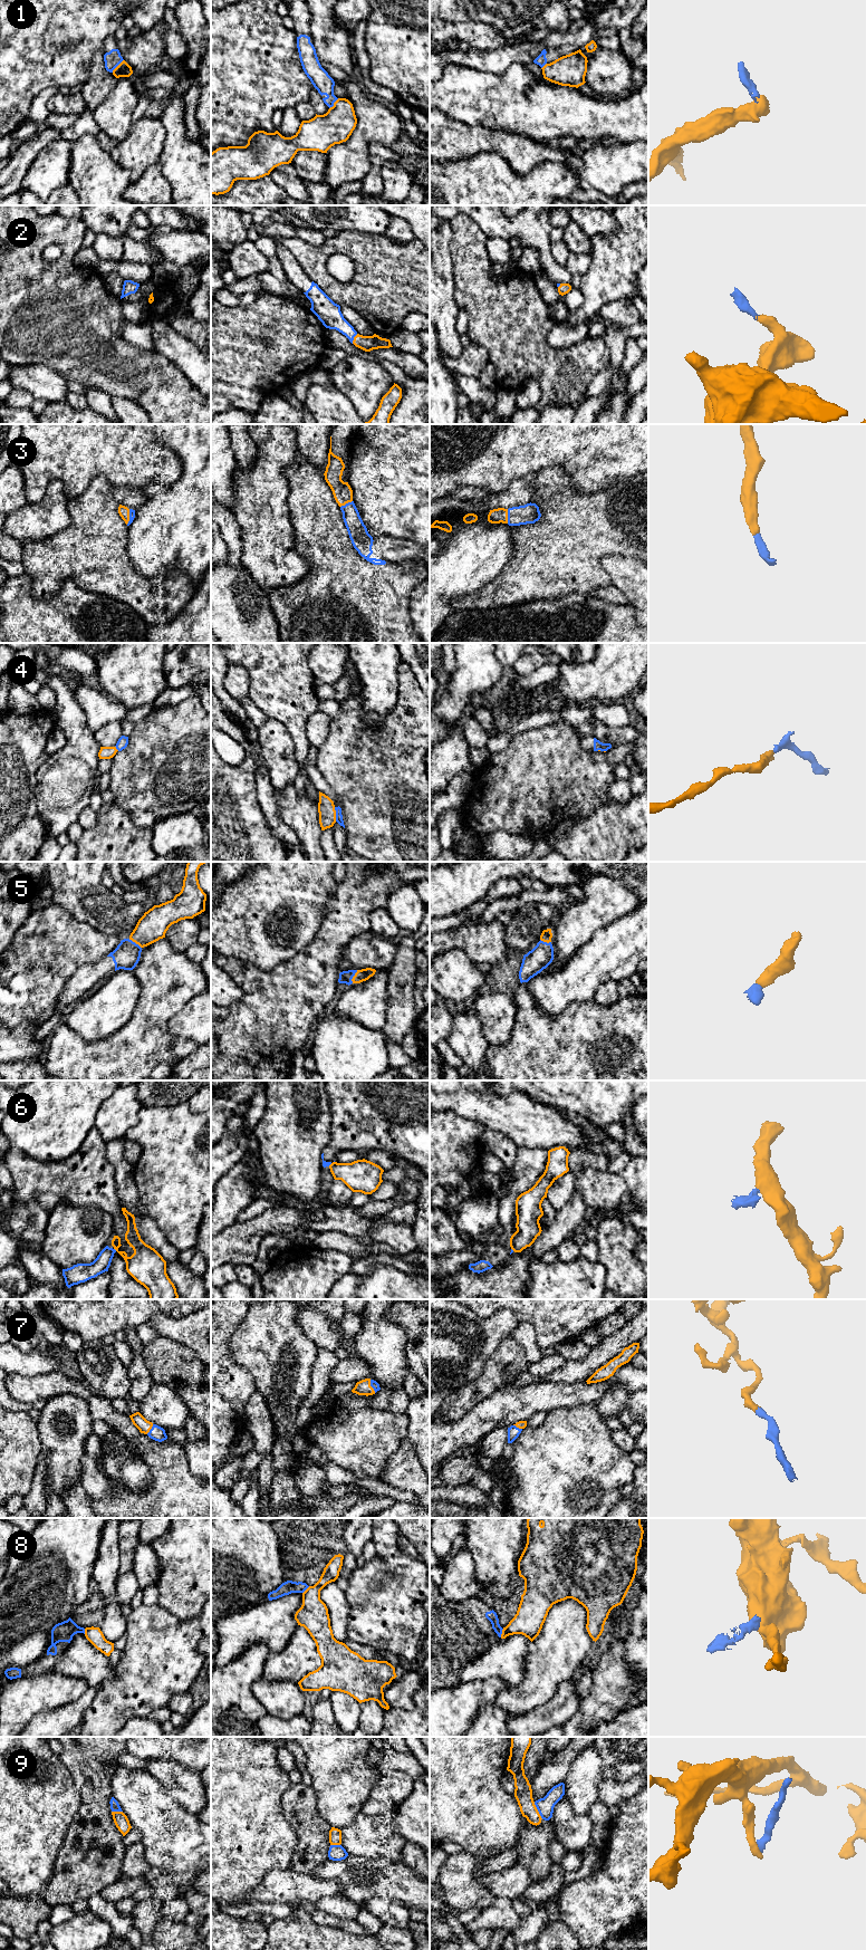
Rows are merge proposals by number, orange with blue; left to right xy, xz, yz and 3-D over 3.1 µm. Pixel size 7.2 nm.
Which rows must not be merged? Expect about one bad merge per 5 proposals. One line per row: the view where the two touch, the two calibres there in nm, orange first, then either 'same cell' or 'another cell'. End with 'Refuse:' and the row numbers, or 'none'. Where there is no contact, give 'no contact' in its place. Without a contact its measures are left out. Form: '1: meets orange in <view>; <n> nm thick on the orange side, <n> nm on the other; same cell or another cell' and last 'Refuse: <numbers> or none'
1: meets orange in xy; 100 nm thick on the orange side, 120 nm on the other; another cell
2: meets orange in xz; 110 nm thick on the orange side, 170 nm on the other; same cell
3: meets orange in xy; 80 nm thick on the orange side, 50 nm on the other; same cell
4: meets orange in xz; 130 nm thick on the orange side, 50 nm on the other; another cell
5: meets orange in xz; 90 nm thick on the orange side, 90 nm on the other; same cell
6: meets orange in xy; 240 nm thick on the orange side, 120 nm on the other; another cell
7: meets orange in xz; 110 nm thick on the orange side, 60 nm on the other; same cell
8: meets orange in yz; 220 nm thick on the orange side, 70 nm on the other; another cell
9: meets orange in yz; 130 nm thick on the orange side, 120 nm on the other; another cell
Refuse: 1, 4, 6, 8, 9

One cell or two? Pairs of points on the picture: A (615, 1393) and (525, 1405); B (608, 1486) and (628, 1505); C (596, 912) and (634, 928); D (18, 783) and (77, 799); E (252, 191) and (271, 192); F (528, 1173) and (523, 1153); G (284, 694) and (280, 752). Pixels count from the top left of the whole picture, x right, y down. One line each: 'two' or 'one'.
A: two
B: two
C: two
D: two
E: one
F: one
G: two

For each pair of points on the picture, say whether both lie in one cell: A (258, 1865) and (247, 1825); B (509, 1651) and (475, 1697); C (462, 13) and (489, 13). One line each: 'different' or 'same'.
A: same
B: same
C: same

